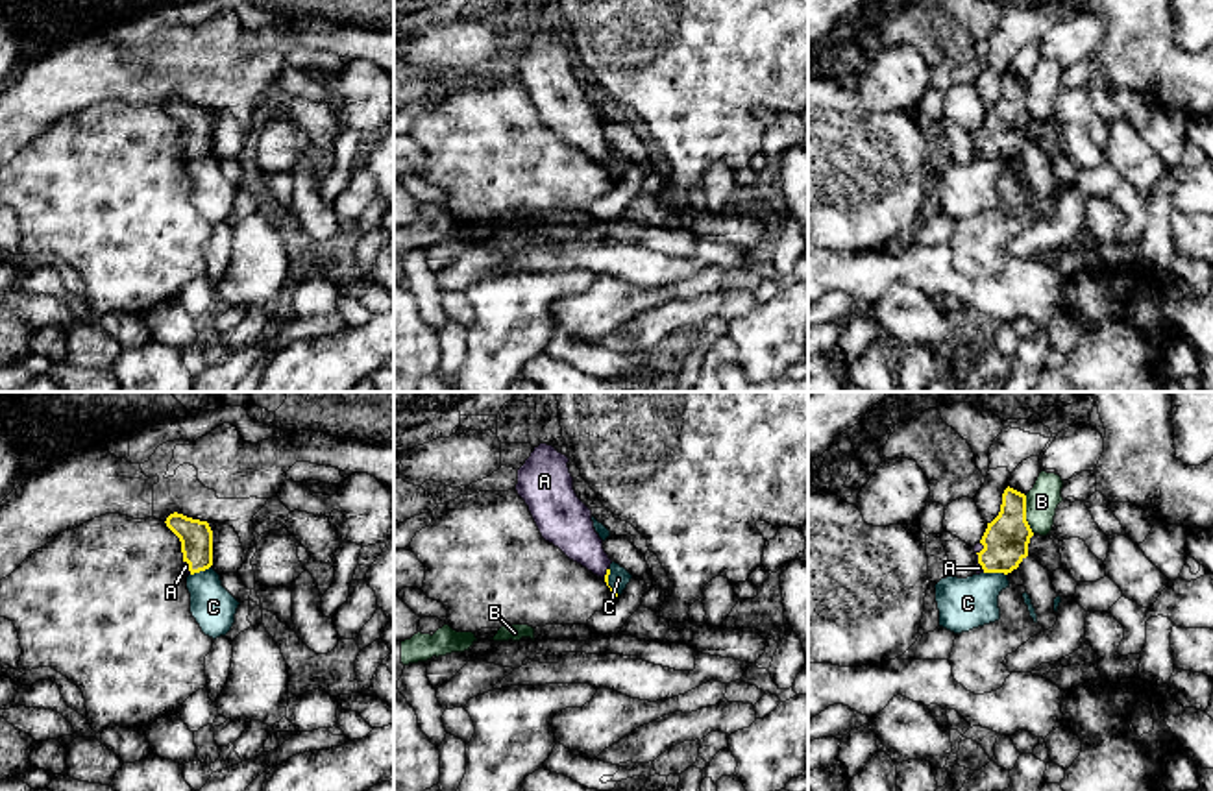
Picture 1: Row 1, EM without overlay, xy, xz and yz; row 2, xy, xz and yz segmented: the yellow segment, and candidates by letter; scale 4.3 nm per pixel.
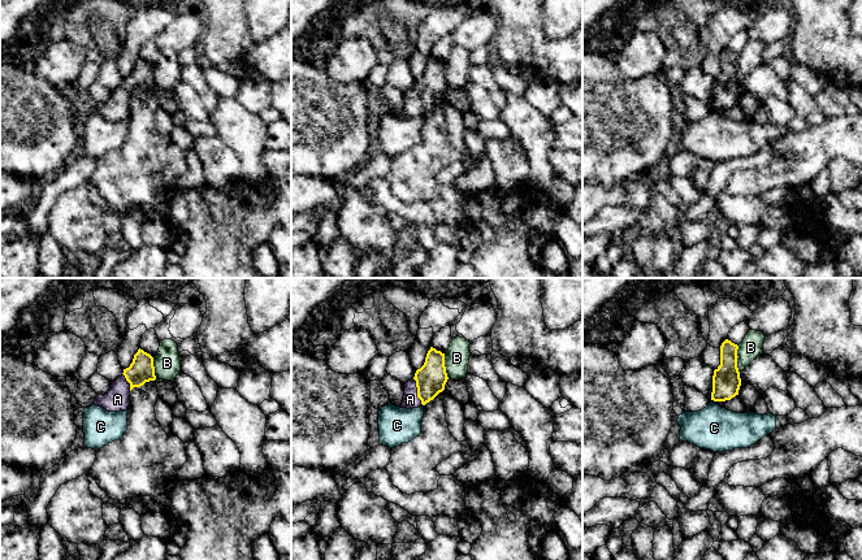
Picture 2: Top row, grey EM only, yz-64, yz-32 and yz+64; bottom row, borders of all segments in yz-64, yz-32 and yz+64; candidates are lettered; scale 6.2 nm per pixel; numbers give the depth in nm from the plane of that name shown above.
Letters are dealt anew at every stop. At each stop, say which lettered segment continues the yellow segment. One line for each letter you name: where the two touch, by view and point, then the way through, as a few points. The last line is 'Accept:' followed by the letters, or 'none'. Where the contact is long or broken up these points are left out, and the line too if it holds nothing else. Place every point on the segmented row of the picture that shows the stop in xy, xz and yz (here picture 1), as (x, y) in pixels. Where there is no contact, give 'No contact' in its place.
A: Touches yellow at yz (979, 557). Path across: yz (1006, 538), (988, 557), (979, 557), (979, 568)
Accept: A

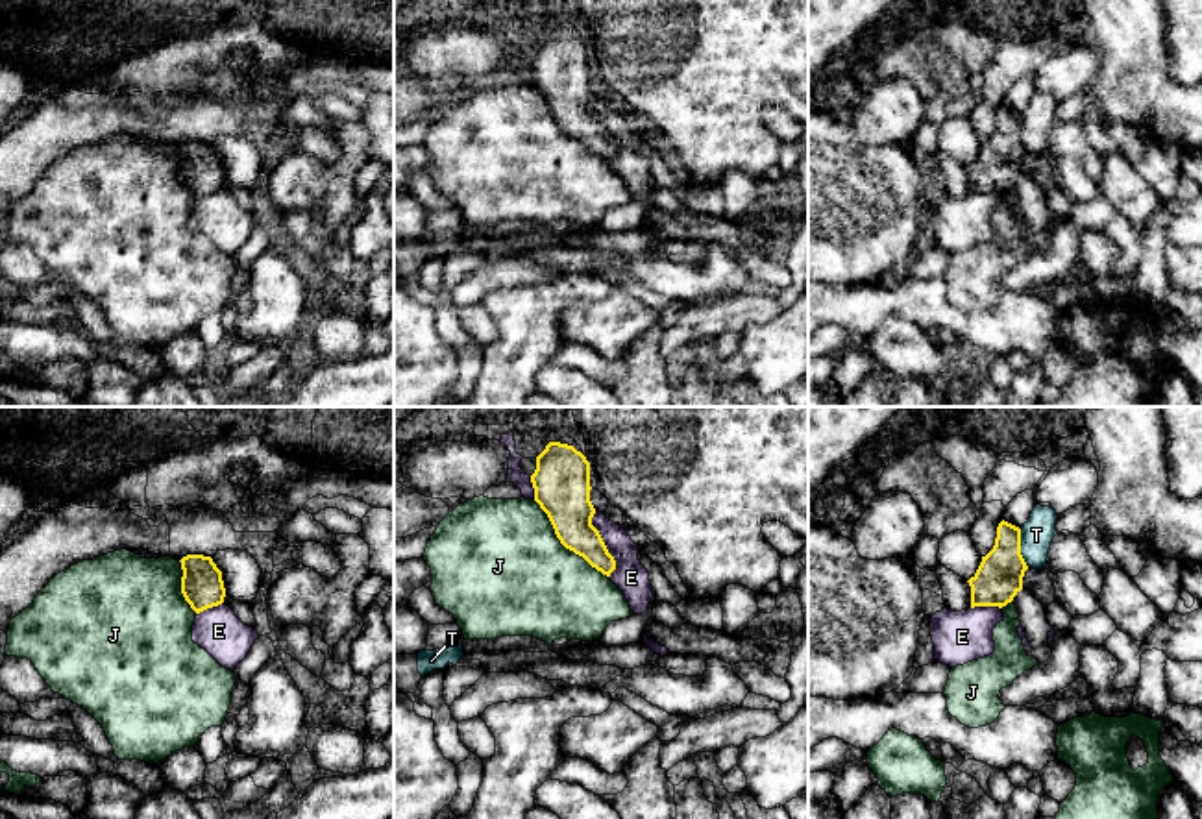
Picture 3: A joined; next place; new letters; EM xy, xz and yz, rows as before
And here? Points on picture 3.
Accept: none

